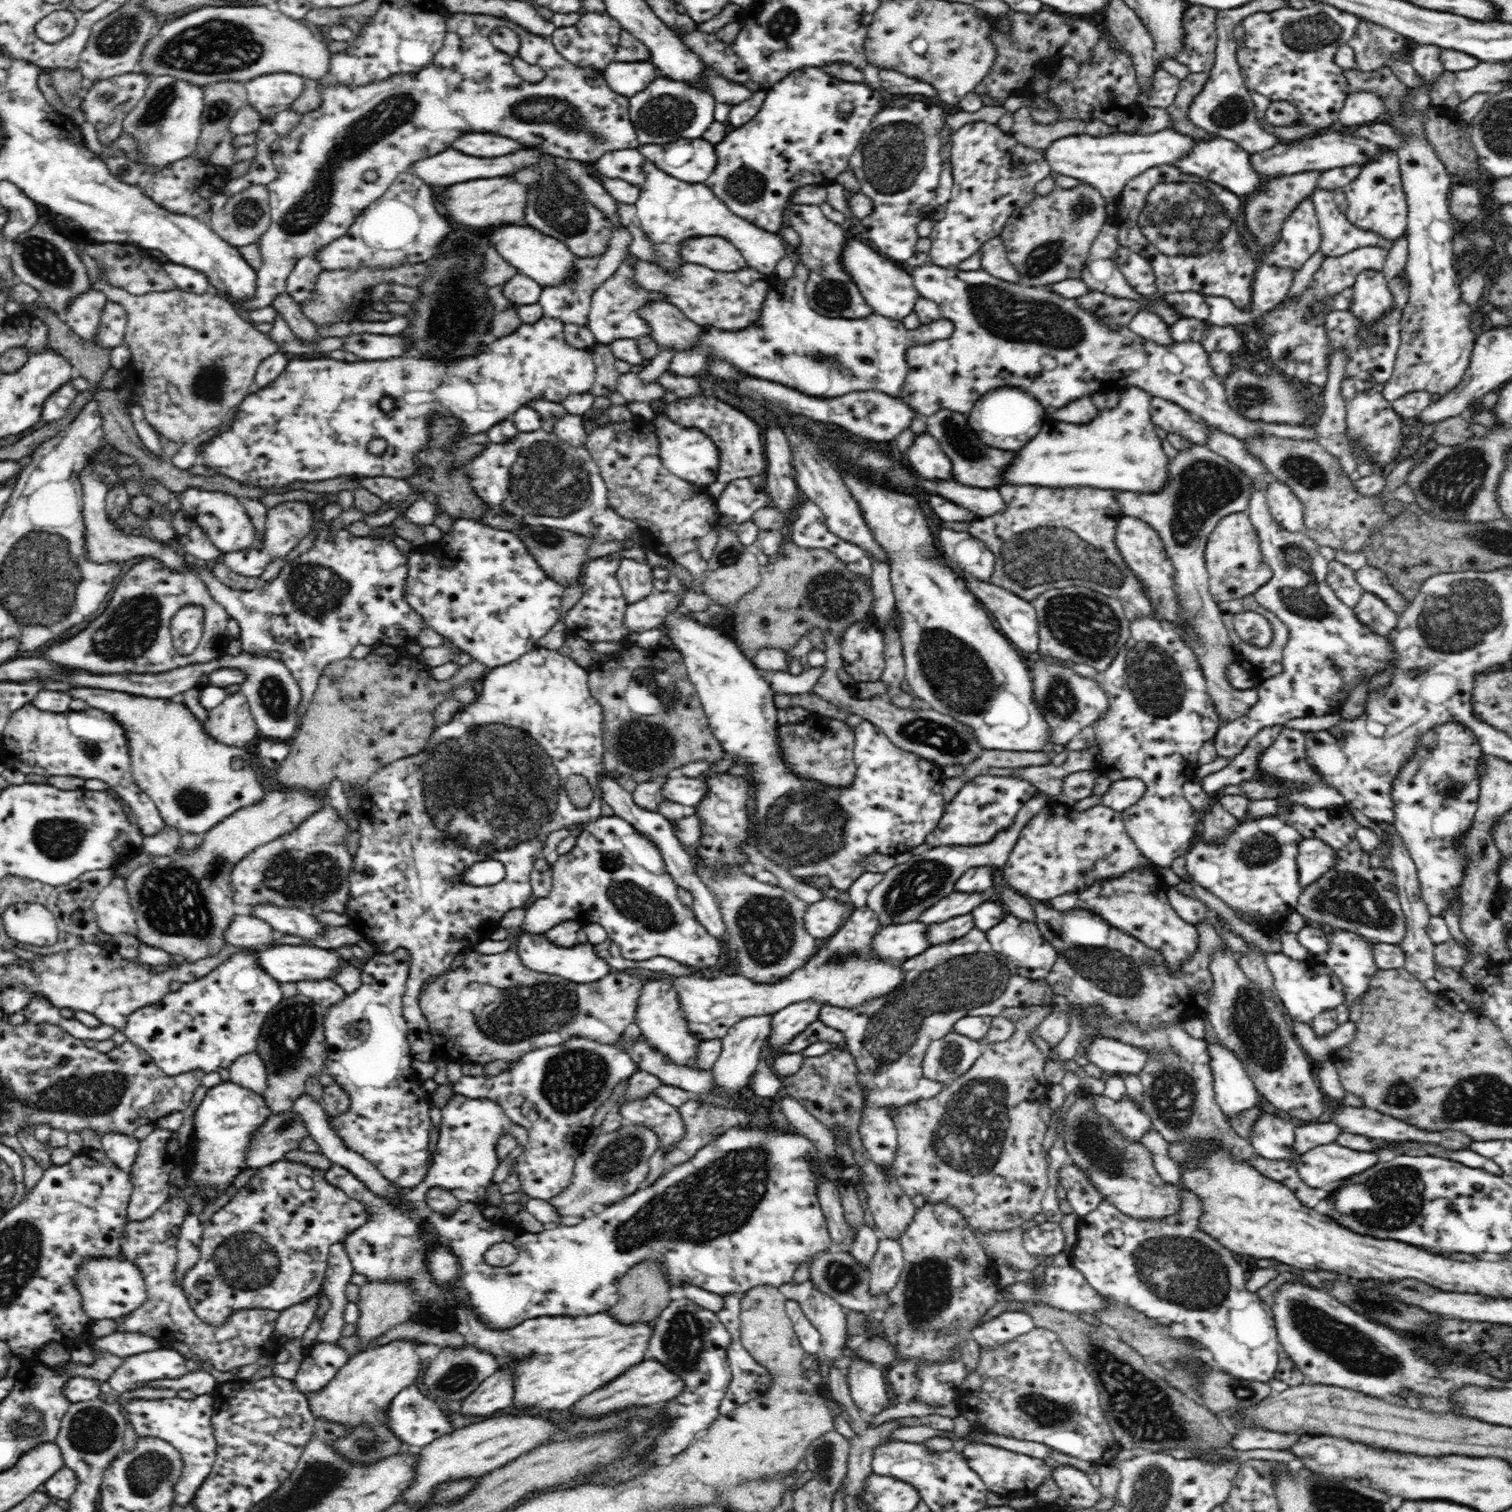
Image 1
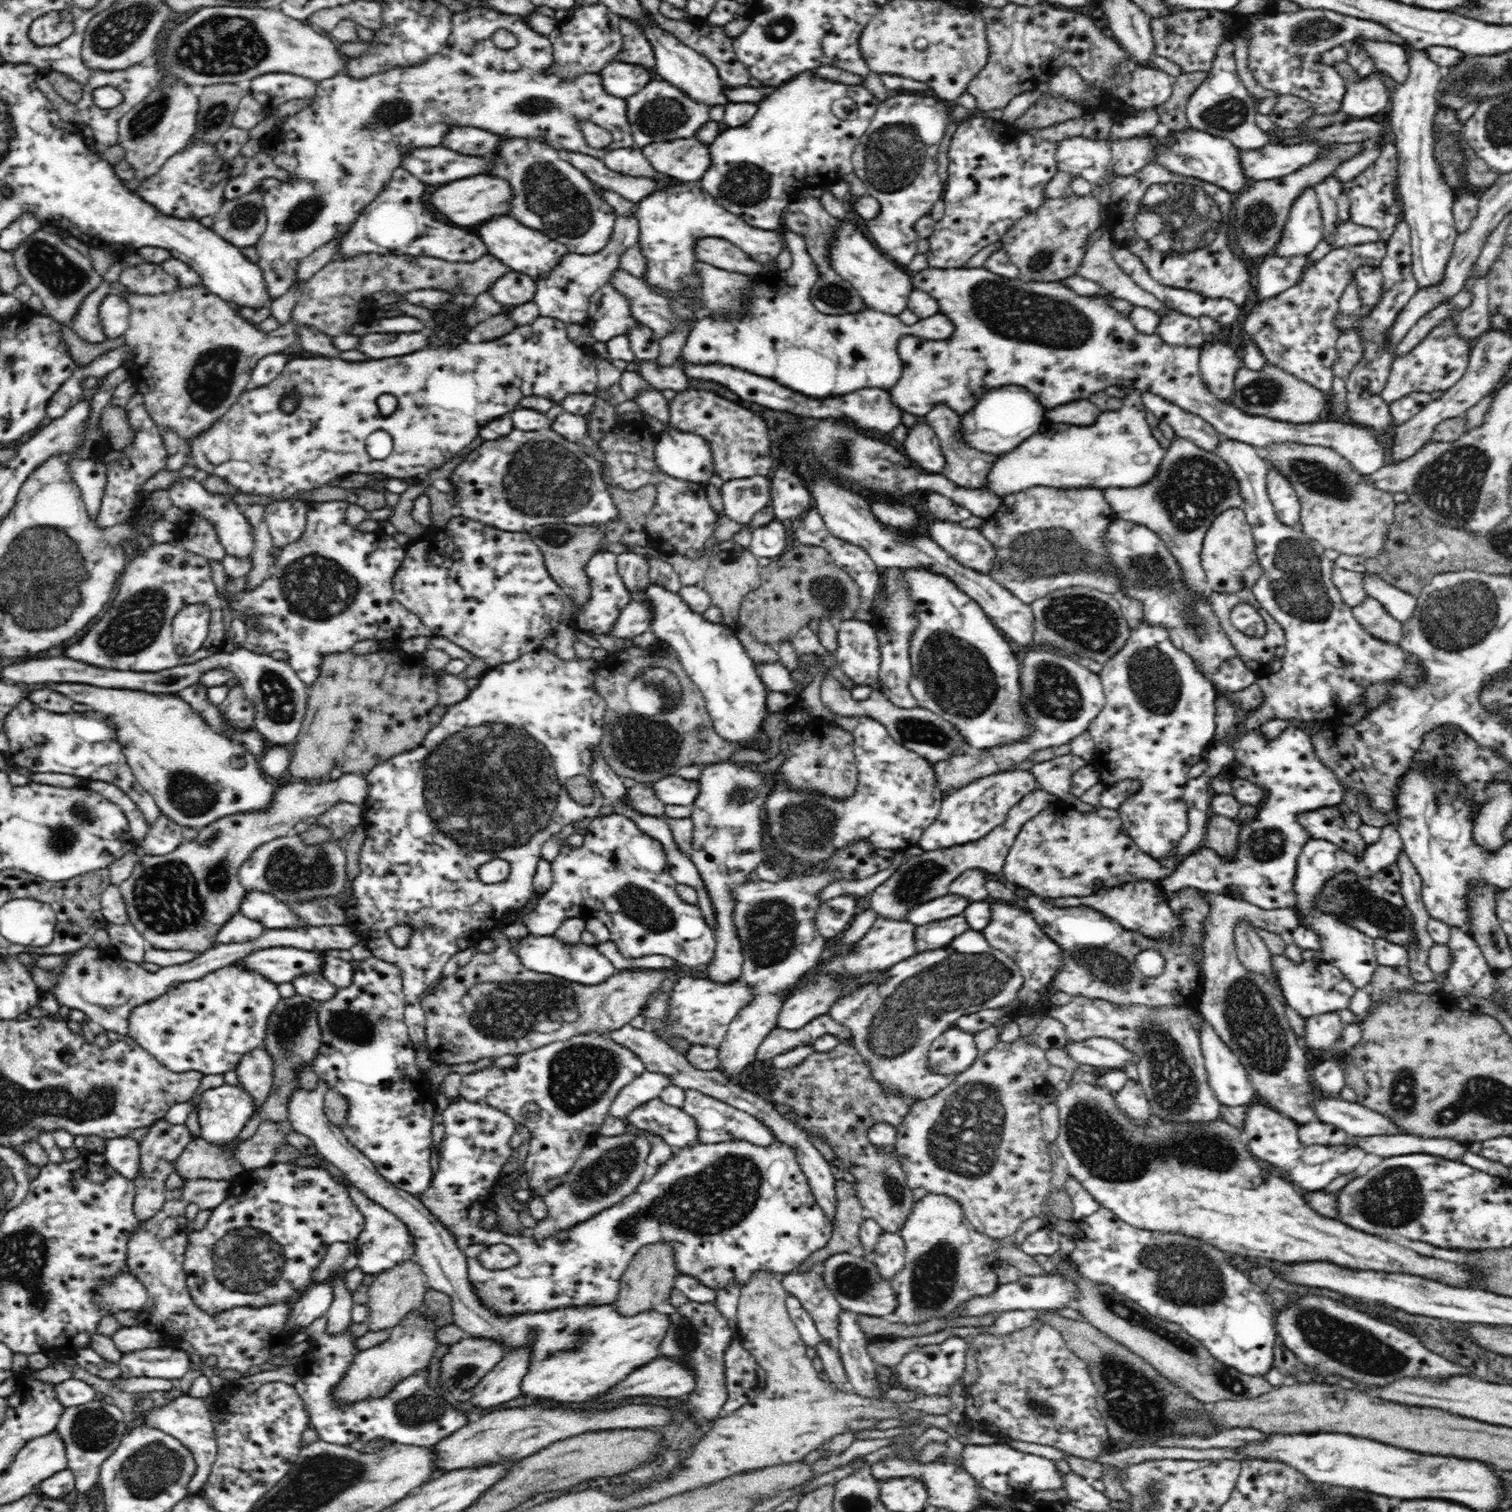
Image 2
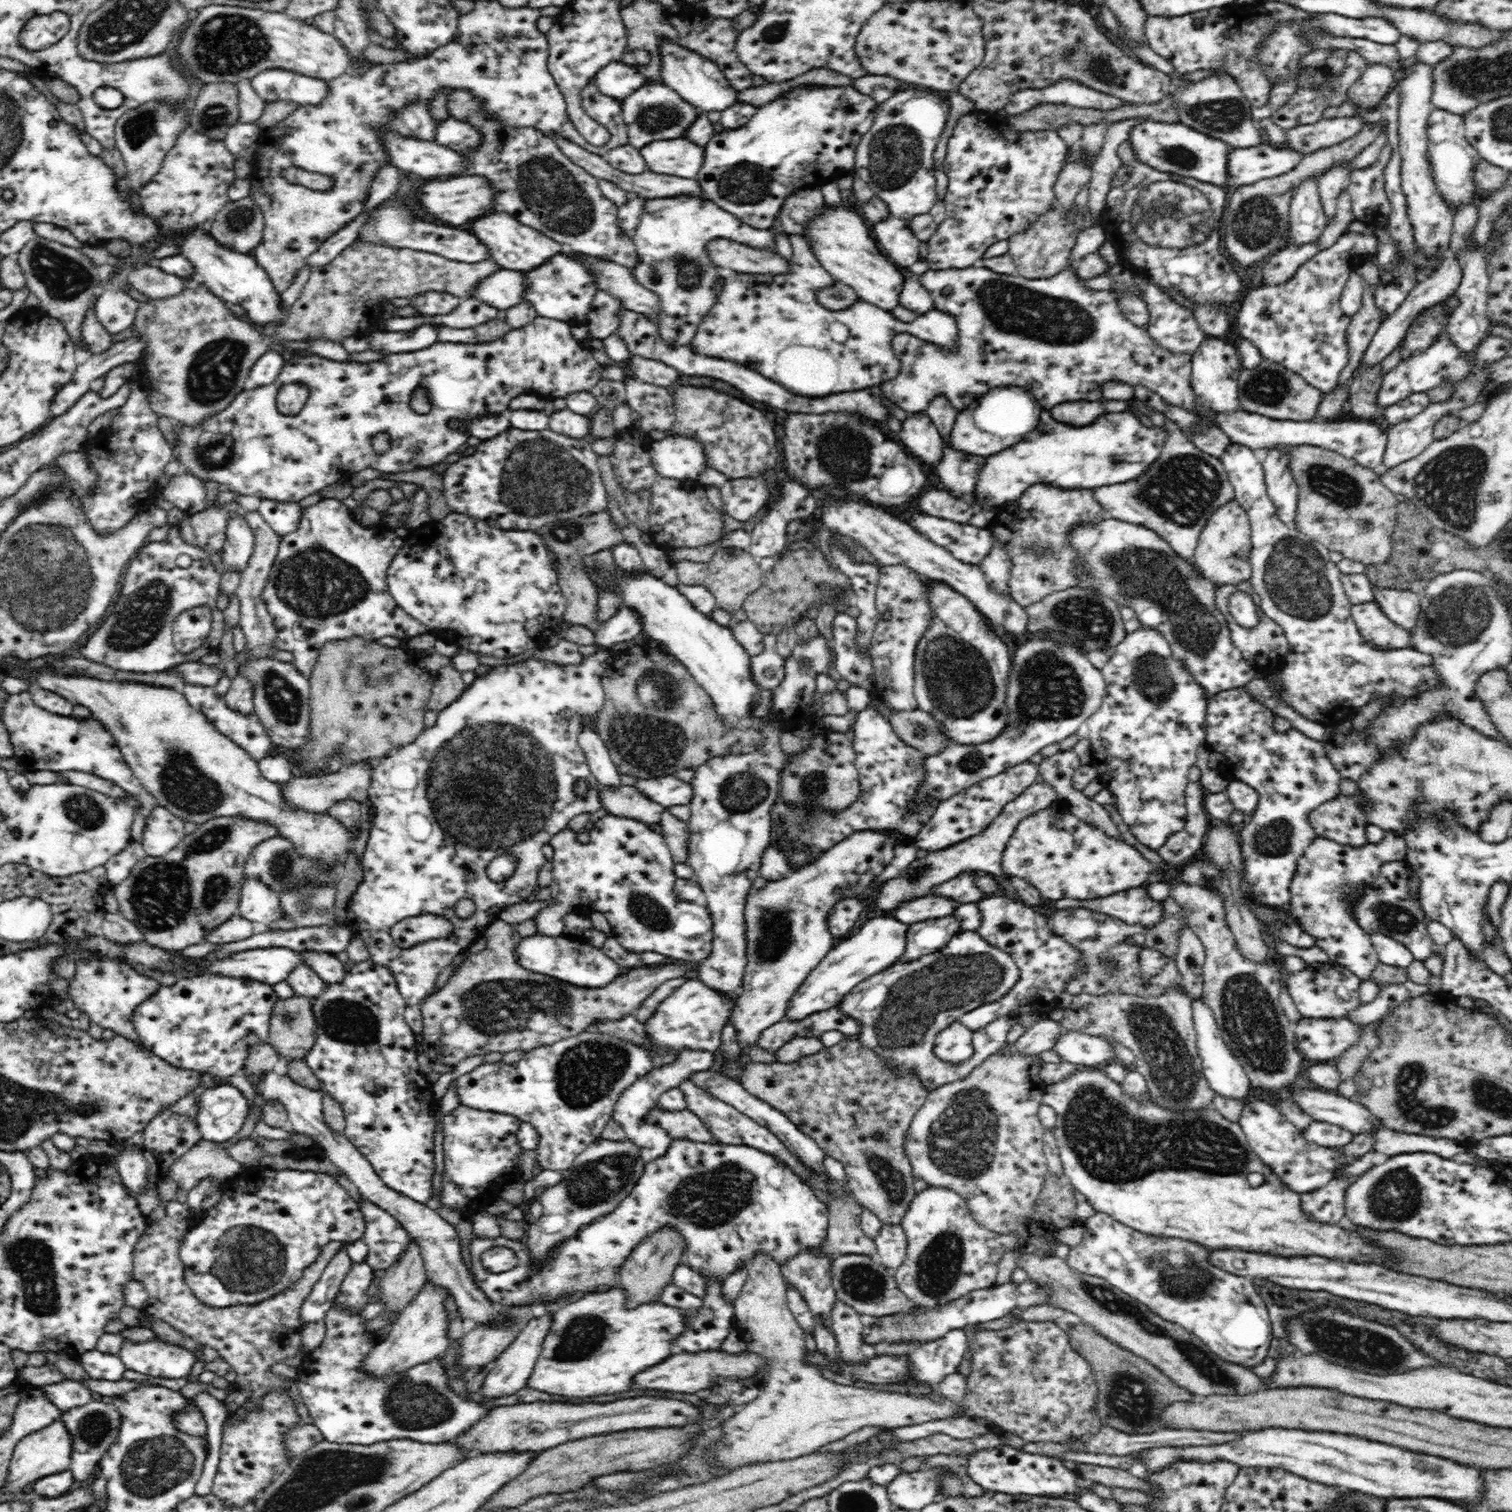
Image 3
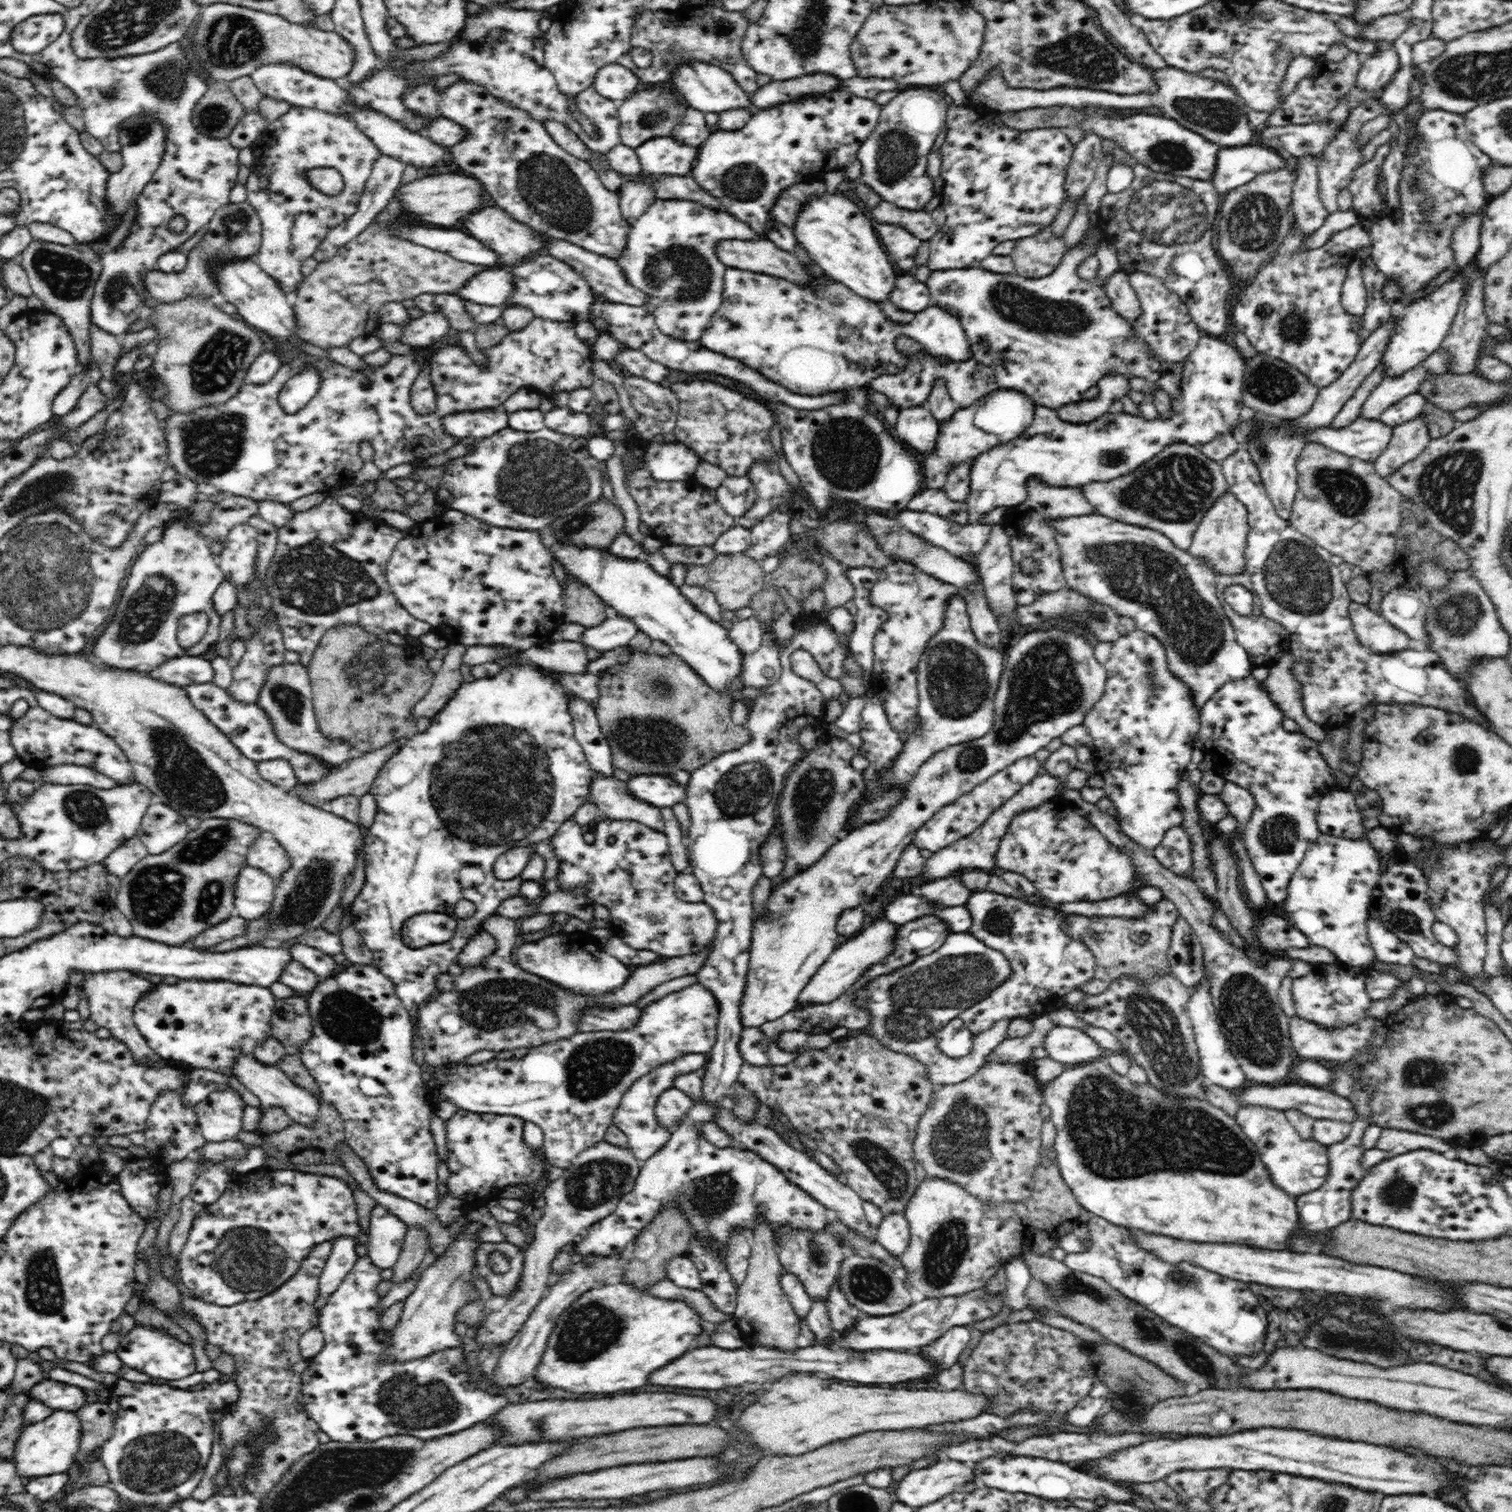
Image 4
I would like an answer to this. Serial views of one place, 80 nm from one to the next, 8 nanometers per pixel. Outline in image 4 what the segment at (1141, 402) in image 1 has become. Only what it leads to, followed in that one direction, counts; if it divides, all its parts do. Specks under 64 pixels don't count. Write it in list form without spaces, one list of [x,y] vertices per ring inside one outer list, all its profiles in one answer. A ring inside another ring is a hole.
[[[1204,334],[1183,363],[1182,394],[1179,399],[1172,401],[1173,413],[1169,419],[1158,417],[1156,420],[1149,421],[1144,416],[1108,411],[1088,424],[1070,424],[1060,419],[1054,409],[1036,404],[1033,423],[1017,439],[1004,446],[998,446],[990,452],[984,452],[973,461],[972,474],[970,474],[972,486],[966,500],[970,514],[968,524],[977,524],[994,508],[1019,506],[1022,500],[1026,500],[1030,485],[1033,483],[1054,487],[1084,488],[1090,482],[1112,482],[1120,476],[1134,474],[1134,470],[1138,470],[1157,456],[1163,448],[1174,442],[1184,442],[1199,447],[1210,443],[1220,434],[1230,433],[1230,428],[1238,424],[1238,416],[1243,408],[1241,390],[1246,364],[1237,348],[1217,337]]]

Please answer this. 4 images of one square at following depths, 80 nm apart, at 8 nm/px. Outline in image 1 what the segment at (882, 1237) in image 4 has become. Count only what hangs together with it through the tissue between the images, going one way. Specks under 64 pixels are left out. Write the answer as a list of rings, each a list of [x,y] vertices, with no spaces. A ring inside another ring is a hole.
[[[880,1237],[869,1269],[868,1293],[874,1297],[887,1296],[896,1286],[903,1269],[902,1247],[900,1247],[899,1241]]]

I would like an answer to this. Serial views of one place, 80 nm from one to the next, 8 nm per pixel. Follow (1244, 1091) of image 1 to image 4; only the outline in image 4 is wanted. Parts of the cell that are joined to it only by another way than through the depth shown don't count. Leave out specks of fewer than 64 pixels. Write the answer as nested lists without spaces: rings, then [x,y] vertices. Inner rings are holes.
[[[1205,978],[1202,984],[1191,994],[1187,1009],[1189,1010],[1190,1021],[1193,1024],[1195,1043],[1197,1044],[1200,1058],[1199,1064],[1207,1084],[1220,1086],[1238,1095],[1238,1092],[1242,1092],[1249,1083],[1245,1072],[1242,1071],[1238,1060],[1231,1053],[1226,1037],[1224,1037],[1224,1033],[1221,1031],[1218,1013],[1216,1013],[1216,1008],[1212,1004],[1209,985],[1205,982]]]

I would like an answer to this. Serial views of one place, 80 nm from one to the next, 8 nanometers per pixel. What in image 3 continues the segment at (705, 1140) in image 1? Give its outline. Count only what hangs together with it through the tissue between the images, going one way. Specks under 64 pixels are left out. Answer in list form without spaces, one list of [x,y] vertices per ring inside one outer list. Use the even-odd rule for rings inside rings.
[[[684,1081],[682,1084],[679,1084],[678,1091],[685,1096],[686,1109],[694,1113],[694,1115],[704,1123],[704,1127],[710,1131],[714,1142],[718,1142],[721,1146],[740,1144],[752,1146],[752,1148],[756,1148],[762,1152],[773,1154],[778,1160],[785,1162],[787,1166],[794,1171],[794,1174],[803,1178],[804,1181],[806,1181],[808,1176],[811,1176],[810,1171],[806,1169],[806,1165],[804,1165],[798,1157],[792,1155],[788,1147],[784,1146],[782,1141],[774,1136],[774,1133],[770,1131],[770,1129],[752,1120],[752,1118],[746,1116],[746,1114],[742,1114],[742,1112],[730,1106],[730,1104],[722,1102],[722,1100],[712,1096],[710,1093],[704,1091],[704,1089],[700,1089],[700,1087],[692,1083],[692,1081]]]

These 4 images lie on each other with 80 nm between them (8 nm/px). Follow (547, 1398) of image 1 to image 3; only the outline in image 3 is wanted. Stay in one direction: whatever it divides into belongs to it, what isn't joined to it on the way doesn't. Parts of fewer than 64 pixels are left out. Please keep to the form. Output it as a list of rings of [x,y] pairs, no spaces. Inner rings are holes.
[[[266,1074],[261,1079],[257,1090],[263,1094],[266,1101],[279,1100],[287,1110],[288,1120],[292,1123],[293,1132],[308,1135],[314,1139],[315,1144],[320,1145],[323,1156],[330,1159],[341,1172],[354,1183],[362,1197],[381,1207],[384,1211],[396,1217],[396,1220],[407,1230],[411,1241],[414,1241],[420,1249],[426,1278],[434,1287],[446,1289],[453,1296],[457,1306],[458,1317],[462,1320],[473,1320],[478,1325],[500,1325],[509,1321],[504,1310],[496,1310],[492,1307],[488,1297],[474,1282],[470,1270],[466,1267],[462,1257],[460,1237],[456,1228],[441,1218],[432,1208],[404,1196],[401,1192],[392,1190],[384,1184],[384,1181],[376,1174],[371,1162],[356,1148],[348,1137],[332,1130],[324,1120],[323,1098],[326,1092],[321,1087],[318,1090],[310,1090],[305,1086],[296,1084],[288,1076],[280,1074]],[[619,1286],[602,1293],[590,1293],[560,1305],[550,1313],[550,1328],[542,1340],[533,1373],[526,1386],[573,1399],[616,1394],[630,1390],[632,1378],[662,1362],[671,1352],[672,1340],[687,1328],[683,1310],[661,1302],[634,1309],[624,1307],[626,1295]]]

